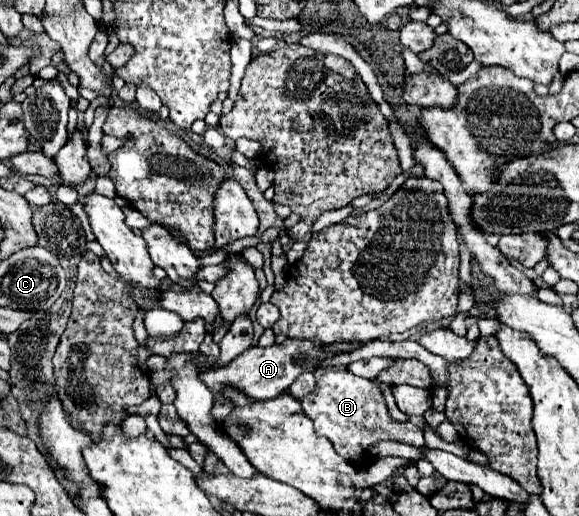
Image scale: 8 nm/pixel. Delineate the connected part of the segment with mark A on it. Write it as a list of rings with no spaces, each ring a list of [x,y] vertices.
[[[285,339],[281,345],[275,343],[271,347],[251,347],[249,351],[245,351],[245,355],[235,357],[227,367],[223,367],[223,369],[205,369],[199,375],[201,375],[203,383],[213,391],[215,419],[223,421],[223,417],[229,415],[229,411],[231,411],[231,403],[227,403],[223,399],[223,387],[233,385],[235,389],[243,391],[247,397],[259,399],[259,401],[273,399],[279,393],[283,393],[285,389],[289,389],[289,385],[303,371],[317,371],[319,363],[323,359],[331,359],[331,357],[337,357],[337,355],[339,353],[329,353],[325,343],[315,343],[311,339]]]

